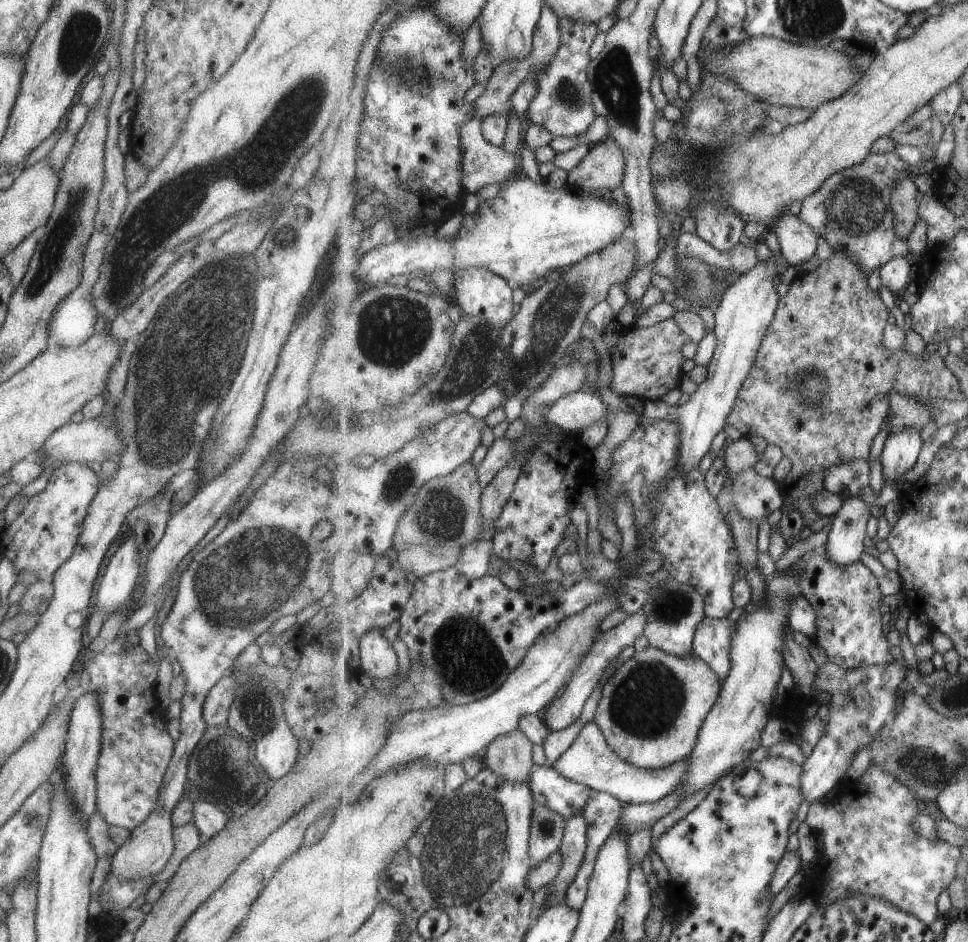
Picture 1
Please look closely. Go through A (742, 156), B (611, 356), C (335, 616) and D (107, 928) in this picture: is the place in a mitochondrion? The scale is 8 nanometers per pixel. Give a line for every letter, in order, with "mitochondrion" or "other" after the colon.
A: mitochondrion
B: other
C: other
D: mitochondrion

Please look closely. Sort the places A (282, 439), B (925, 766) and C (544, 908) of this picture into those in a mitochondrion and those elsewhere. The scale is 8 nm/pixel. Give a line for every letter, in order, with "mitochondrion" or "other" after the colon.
A: other
B: mitochondrion
C: other

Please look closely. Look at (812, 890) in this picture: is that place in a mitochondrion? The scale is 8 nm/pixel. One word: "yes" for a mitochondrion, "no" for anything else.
no

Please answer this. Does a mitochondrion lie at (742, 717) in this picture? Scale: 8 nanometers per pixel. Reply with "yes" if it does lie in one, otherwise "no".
no

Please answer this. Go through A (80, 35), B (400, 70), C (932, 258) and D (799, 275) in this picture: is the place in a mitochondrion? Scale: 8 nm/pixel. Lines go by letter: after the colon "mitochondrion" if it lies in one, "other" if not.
A: mitochondrion
B: mitochondrion
C: other
D: other

